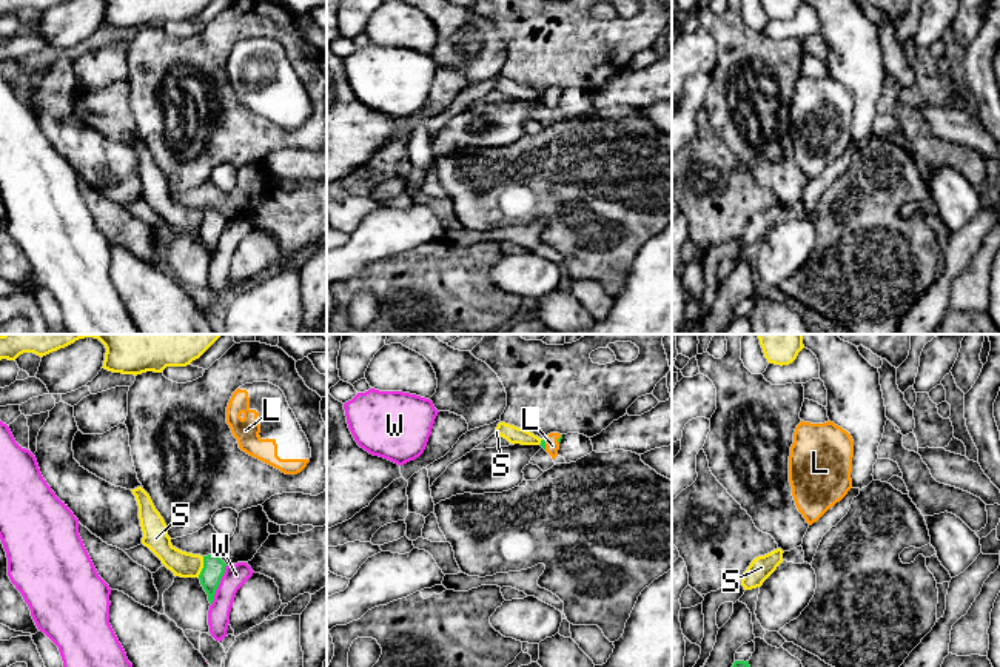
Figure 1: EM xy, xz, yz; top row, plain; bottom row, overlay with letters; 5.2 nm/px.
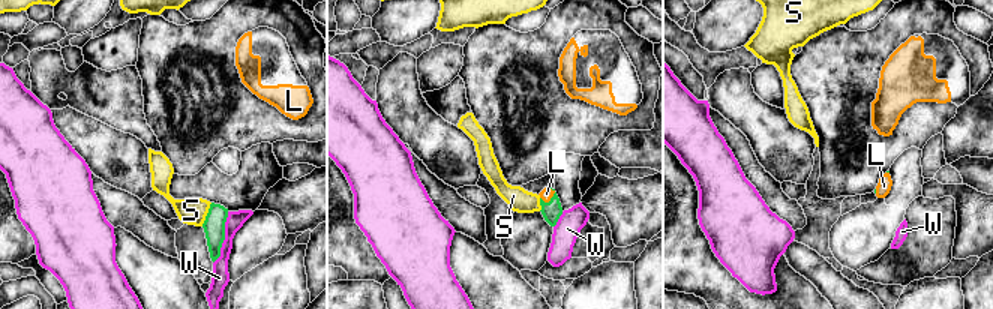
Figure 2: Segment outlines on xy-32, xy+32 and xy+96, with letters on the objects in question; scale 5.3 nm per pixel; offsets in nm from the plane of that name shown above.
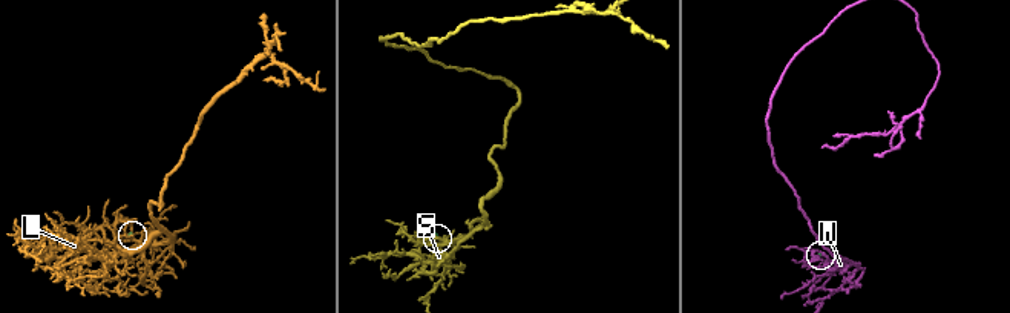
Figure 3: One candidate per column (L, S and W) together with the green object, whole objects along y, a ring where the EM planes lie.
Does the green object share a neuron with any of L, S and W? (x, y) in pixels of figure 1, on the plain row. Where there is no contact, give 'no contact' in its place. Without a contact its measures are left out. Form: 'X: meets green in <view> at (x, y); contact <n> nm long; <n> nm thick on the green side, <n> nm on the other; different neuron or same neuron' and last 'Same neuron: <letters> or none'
L: meets green in xz at (544, 99); contact 60 nm long; 30 nm thick on the green side, 80 nm on the other; same neuron
S: meets green in xy at (204, 222); contact 120 nm long; 120 nm thick on the green side, 130 nm on the other; different neuron
W: meets green in xy at (218, 241); contact 220 nm long; 120 nm thick on the green side, 120 nm on the other; different neuron
Same neuron: L

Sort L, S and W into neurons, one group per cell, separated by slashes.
L / S / W

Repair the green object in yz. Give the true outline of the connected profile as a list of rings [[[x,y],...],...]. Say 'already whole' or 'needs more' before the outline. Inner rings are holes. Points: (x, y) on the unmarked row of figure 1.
already whole; [[[735,316],[724,334],[752,334],[749,316]]]

